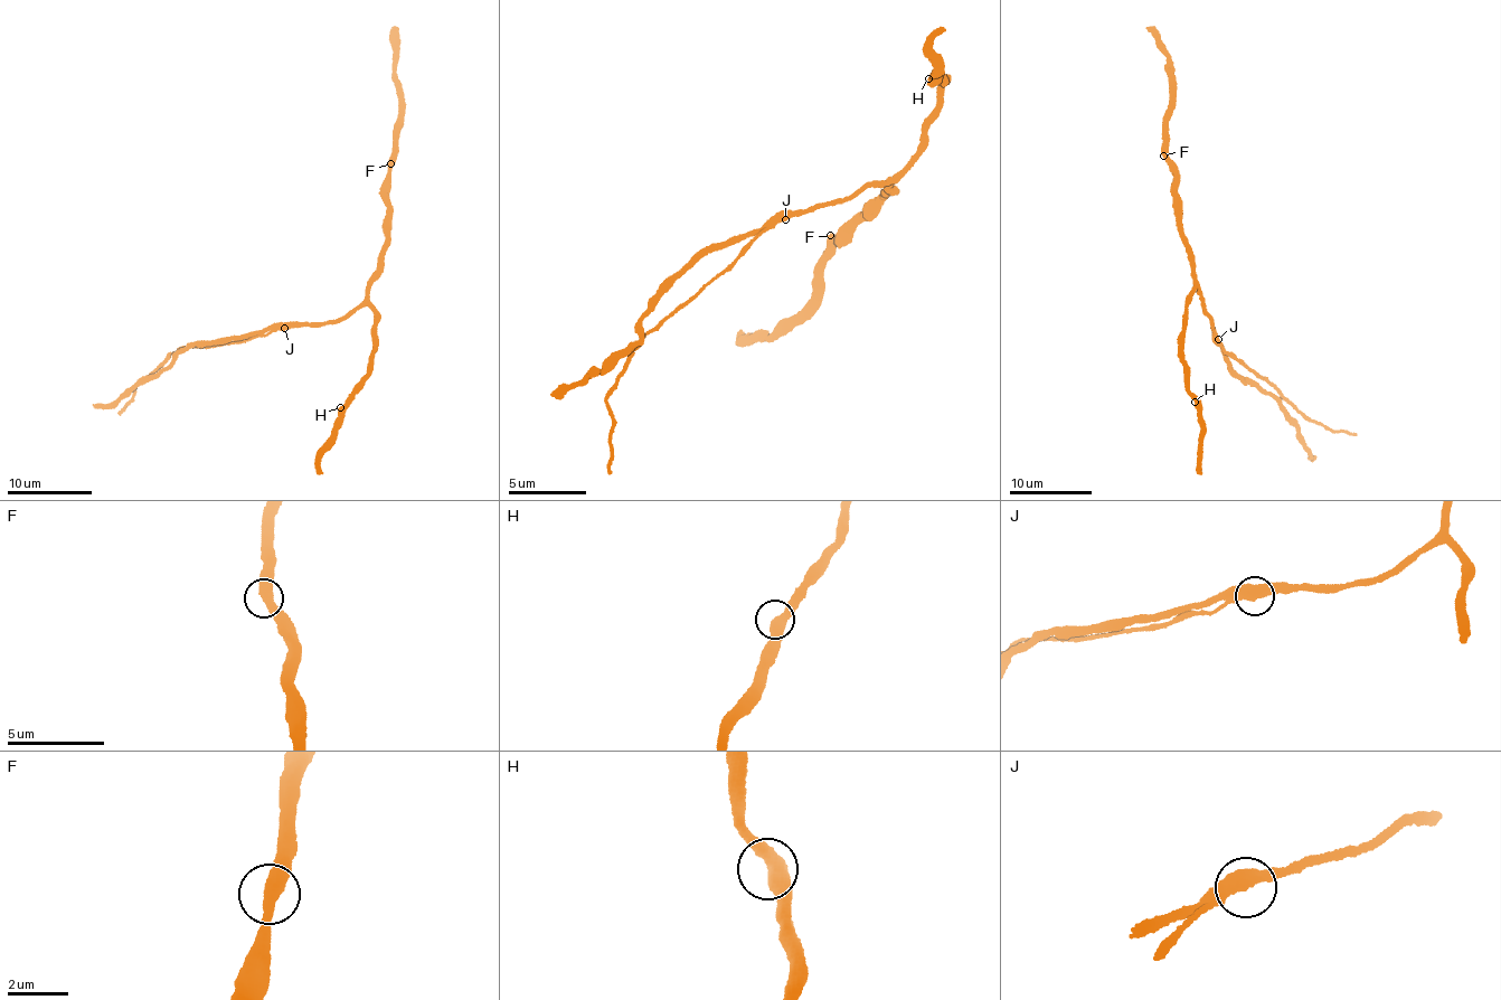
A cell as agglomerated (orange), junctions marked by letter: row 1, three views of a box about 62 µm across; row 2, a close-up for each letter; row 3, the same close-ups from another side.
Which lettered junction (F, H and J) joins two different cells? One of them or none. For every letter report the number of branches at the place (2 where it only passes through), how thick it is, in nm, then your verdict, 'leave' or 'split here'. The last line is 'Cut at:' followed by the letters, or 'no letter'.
F: branches 2; calibre 460 nm; leave
H: branches 2; calibre 480 nm; leave
J: branches 2; calibre 480 nm; leave
Cut at: no letter

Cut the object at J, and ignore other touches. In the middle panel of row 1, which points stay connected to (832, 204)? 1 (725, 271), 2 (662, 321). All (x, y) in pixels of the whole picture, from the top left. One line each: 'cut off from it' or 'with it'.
1: cut off from it
2: cut off from it

